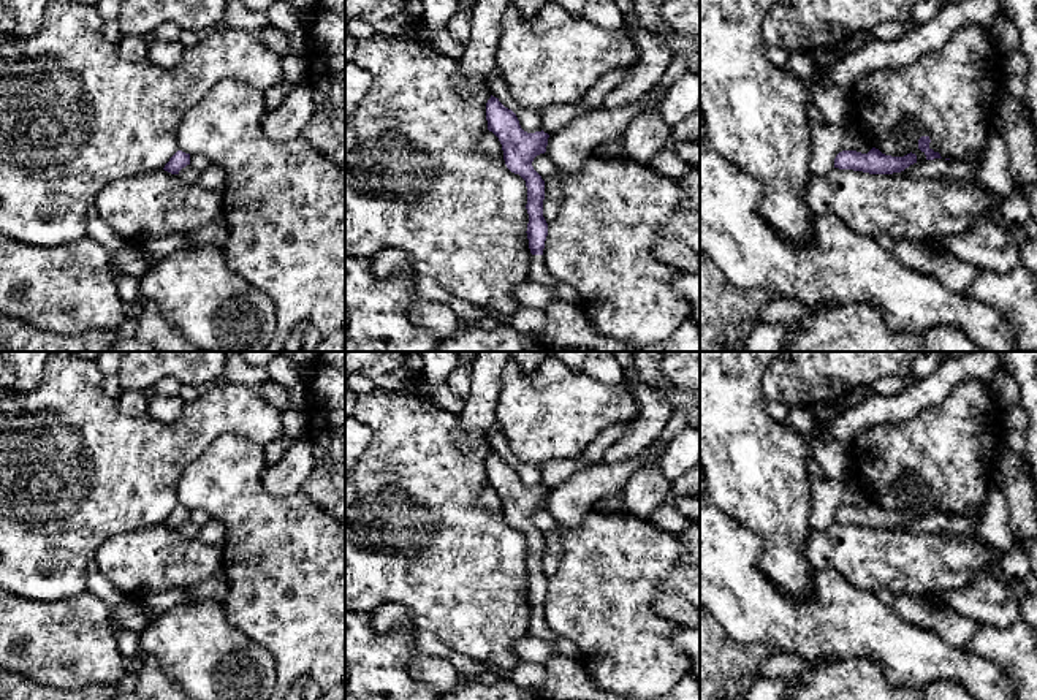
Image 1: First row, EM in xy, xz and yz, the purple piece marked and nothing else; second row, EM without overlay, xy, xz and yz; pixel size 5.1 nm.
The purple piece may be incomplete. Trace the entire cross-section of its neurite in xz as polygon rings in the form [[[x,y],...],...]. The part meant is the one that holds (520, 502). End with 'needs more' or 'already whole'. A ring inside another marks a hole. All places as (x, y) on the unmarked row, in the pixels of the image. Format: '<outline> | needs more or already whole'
[[[492,450],[486,458],[486,475],[488,485],[492,486],[502,499],[507,523],[526,535],[526,564],[529,569],[526,588],[532,608],[529,633],[535,638],[554,641],[559,635],[546,624],[543,611],[548,591],[548,578],[543,572],[545,535],[532,521],[534,513],[546,507],[549,489],[543,485],[535,488],[524,486],[516,469]]] | needs more

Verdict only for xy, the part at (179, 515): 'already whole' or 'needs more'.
already whole

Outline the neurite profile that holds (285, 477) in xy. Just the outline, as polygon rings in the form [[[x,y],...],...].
[[[310,439],[293,440],[274,464],[266,464],[261,474],[263,488],[275,497],[290,497],[302,489],[315,467]]]

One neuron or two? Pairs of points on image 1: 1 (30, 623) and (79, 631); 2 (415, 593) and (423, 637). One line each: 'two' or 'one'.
1: one
2: two

